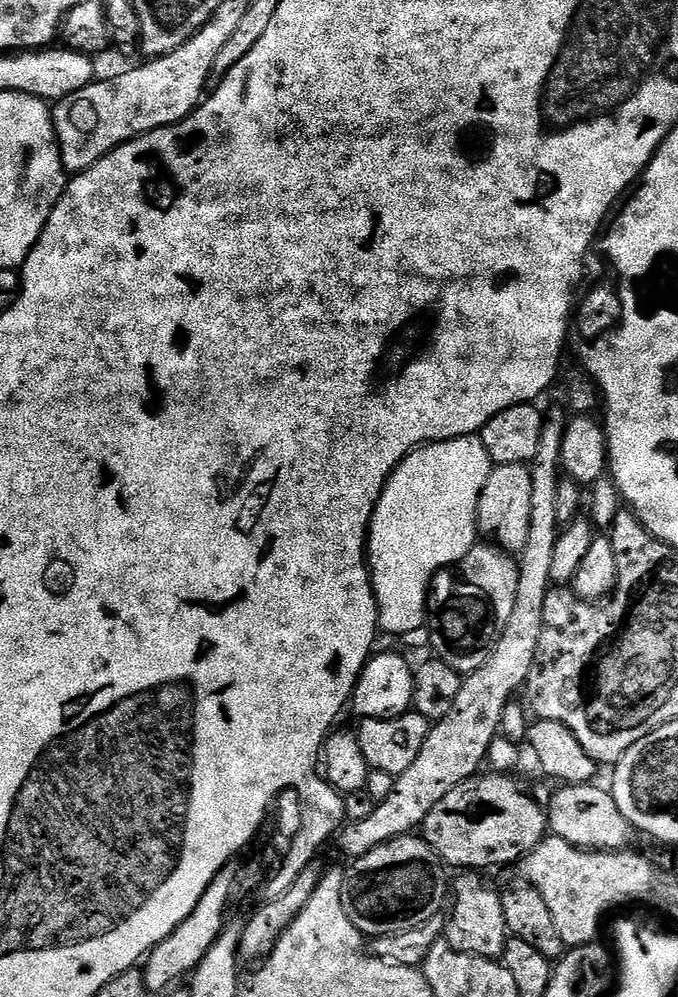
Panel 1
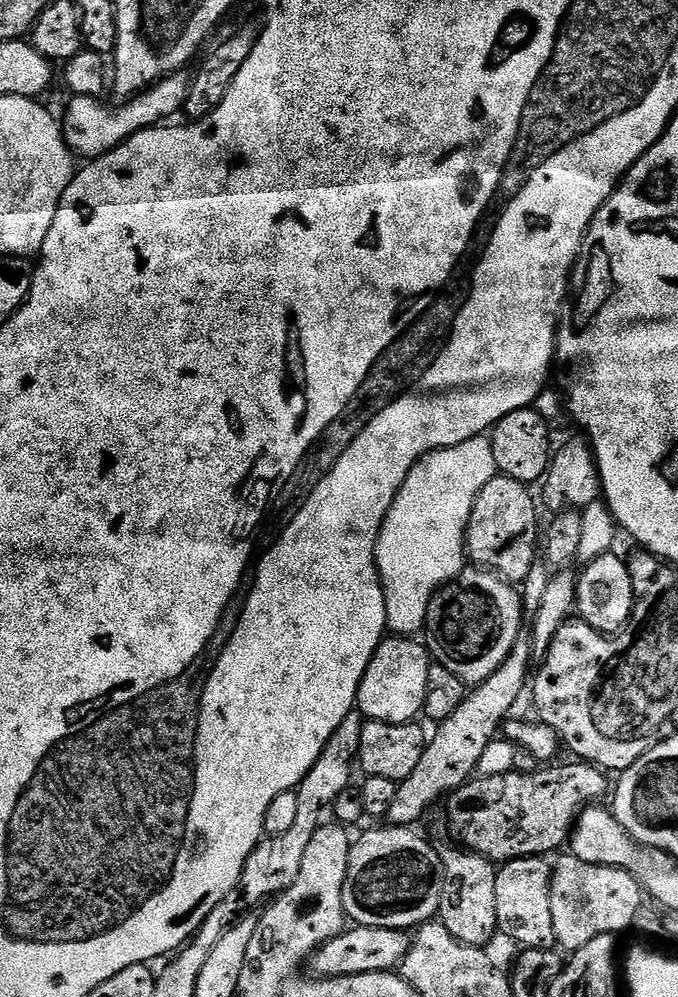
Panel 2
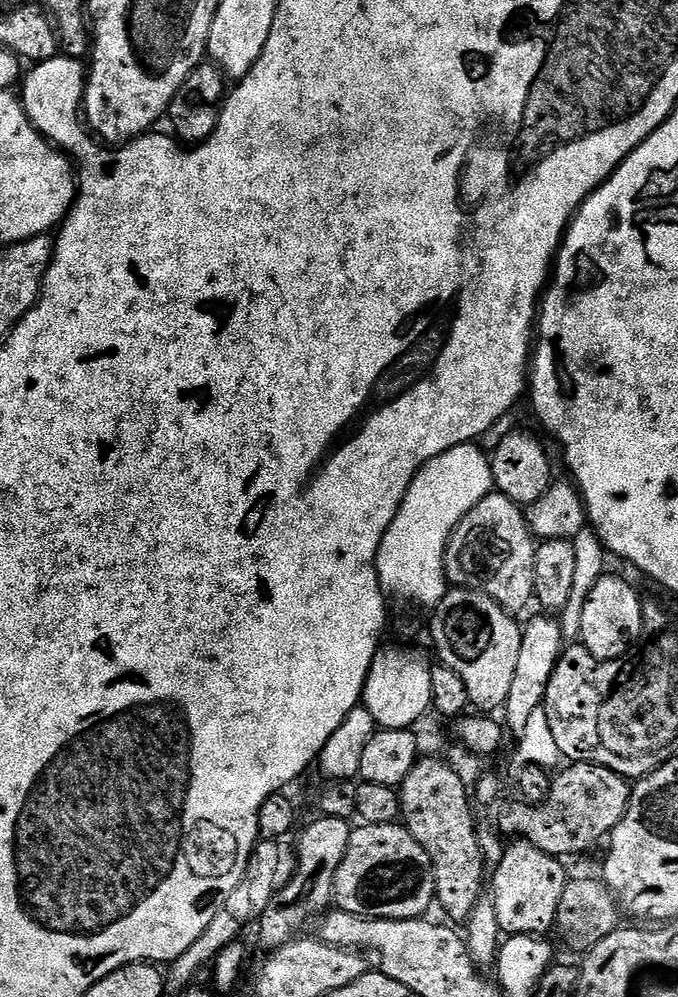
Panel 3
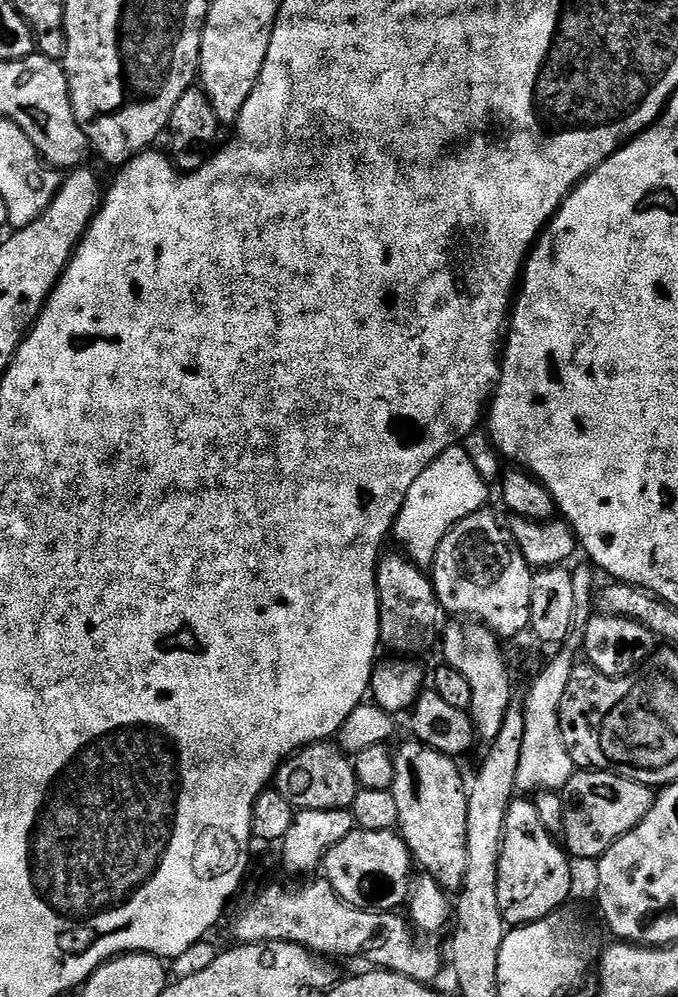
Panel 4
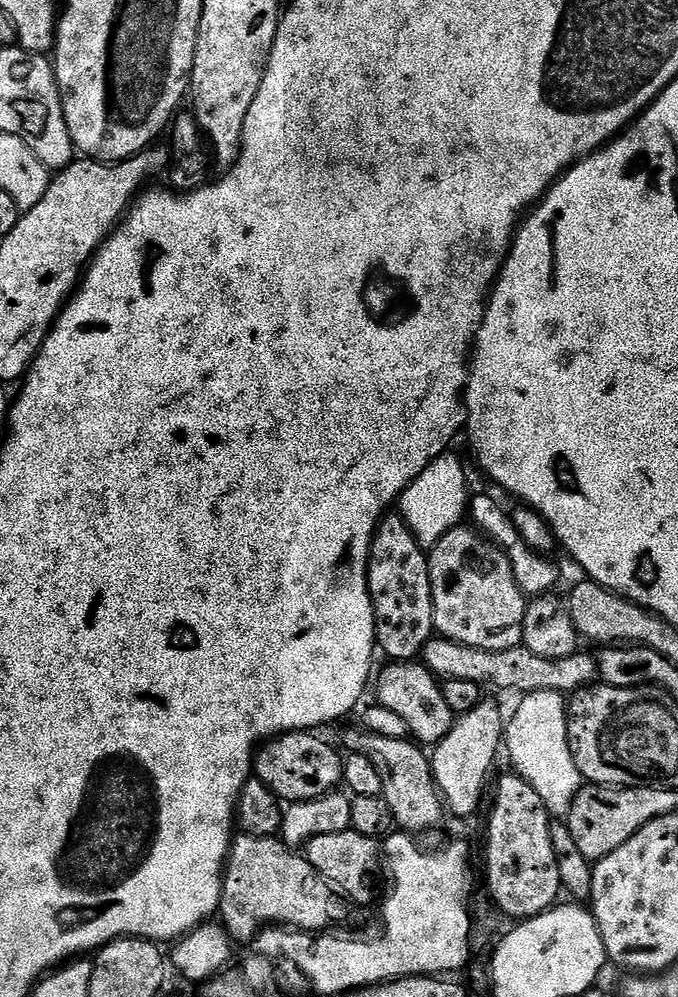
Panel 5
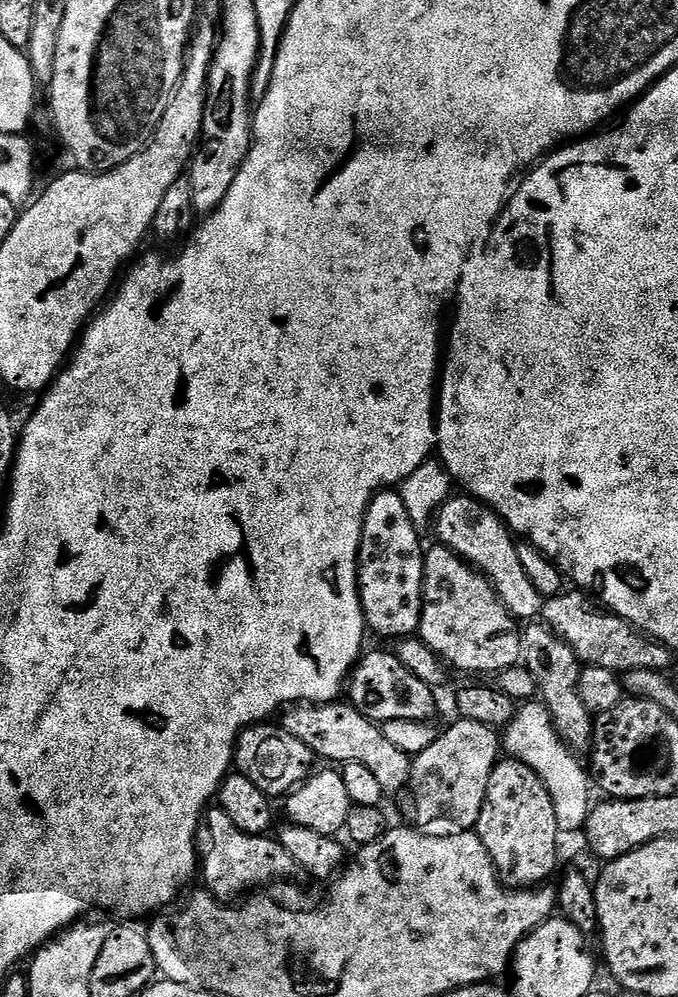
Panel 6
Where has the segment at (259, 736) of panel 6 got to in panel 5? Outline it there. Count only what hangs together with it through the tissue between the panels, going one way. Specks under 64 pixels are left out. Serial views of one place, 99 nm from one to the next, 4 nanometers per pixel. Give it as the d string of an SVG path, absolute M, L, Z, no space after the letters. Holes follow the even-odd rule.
M315 731L285 732L283 736L277 736L265 743L257 751L254 757L254 776L261 780L274 795L282 802L297 804L307 800L317 800L323 796L329 796L341 787L344 778L345 757L336 753L332 744L327 744Z

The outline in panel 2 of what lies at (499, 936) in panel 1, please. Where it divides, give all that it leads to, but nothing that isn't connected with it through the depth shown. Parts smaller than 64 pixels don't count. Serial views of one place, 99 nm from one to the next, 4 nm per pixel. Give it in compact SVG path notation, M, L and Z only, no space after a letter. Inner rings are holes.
M451 846L452 848L439 849L440 861L444 863L444 881L442 882L442 898L440 899L440 910L438 913L439 923L446 926L446 930L450 930L450 934L454 934L454 938L458 938L458 942L462 942L466 946L474 946L475 948L487 949L488 943L498 936L498 905L494 902L494 882L498 871L497 865L491 860L487 860L485 856L479 856L476 852L469 852L460 846Z

